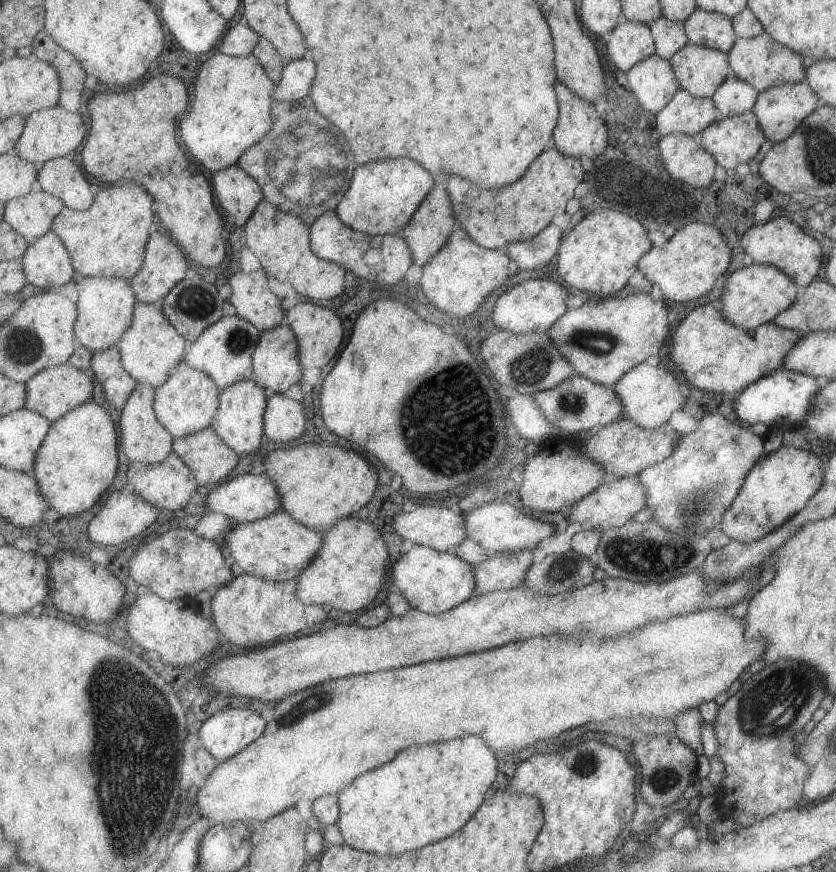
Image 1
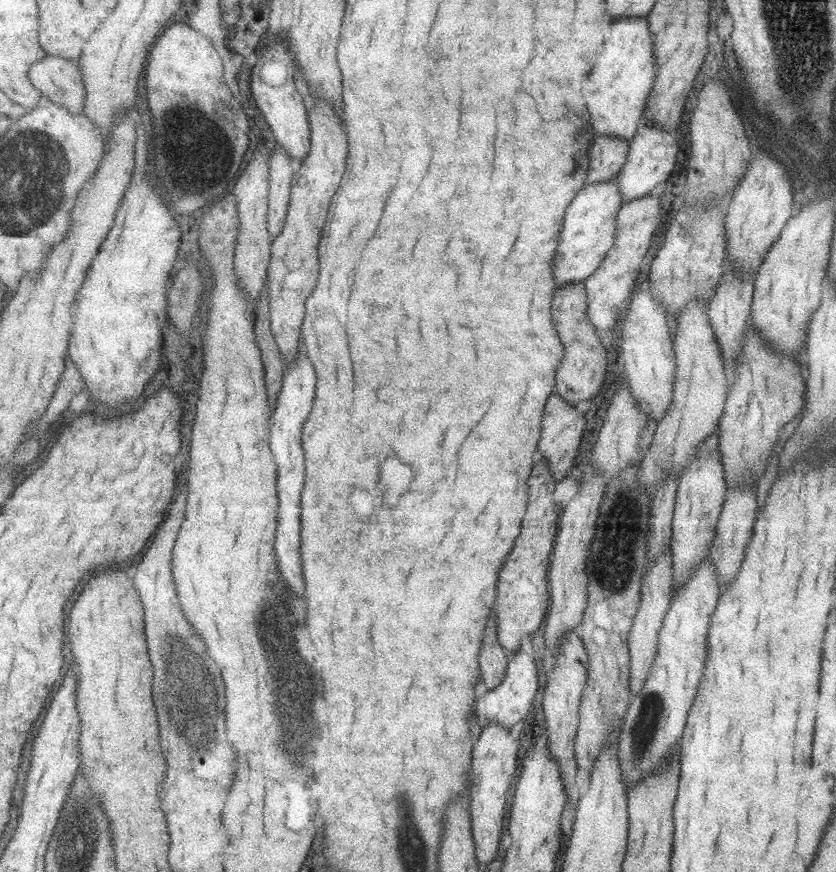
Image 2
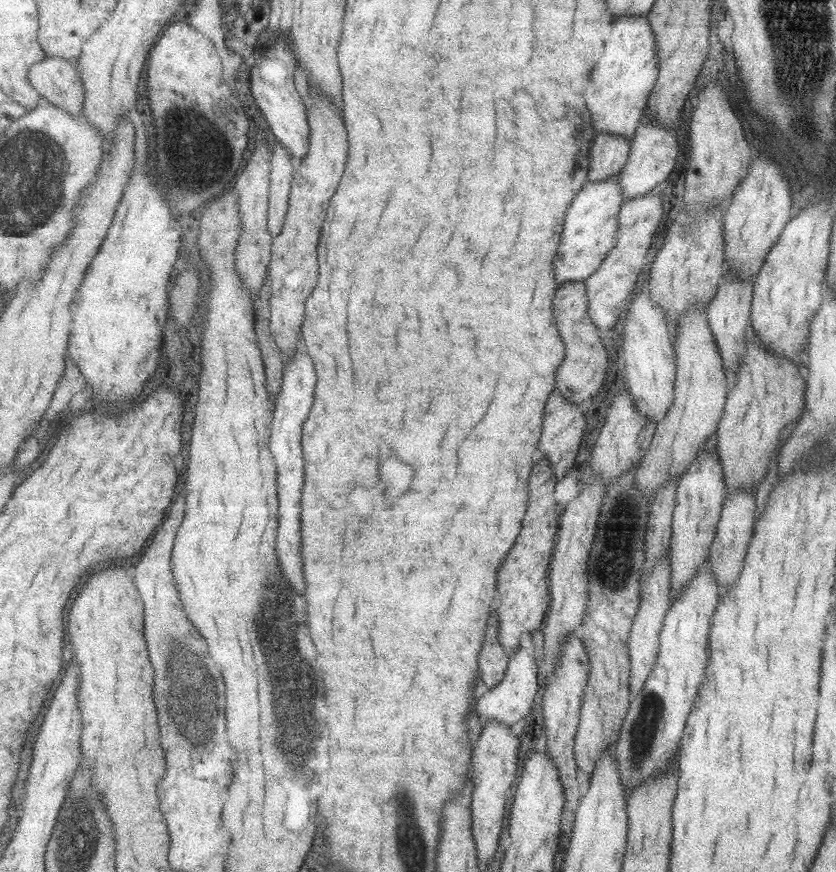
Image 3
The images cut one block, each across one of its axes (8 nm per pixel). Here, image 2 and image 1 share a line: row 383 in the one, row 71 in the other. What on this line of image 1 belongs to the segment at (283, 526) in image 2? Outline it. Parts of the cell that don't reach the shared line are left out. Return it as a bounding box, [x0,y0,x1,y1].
[275,60,317,102]

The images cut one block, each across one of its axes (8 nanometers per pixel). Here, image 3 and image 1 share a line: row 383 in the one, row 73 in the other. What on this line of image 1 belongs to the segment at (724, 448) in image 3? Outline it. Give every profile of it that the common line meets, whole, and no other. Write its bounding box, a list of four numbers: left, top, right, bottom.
[726,32,805,92]

